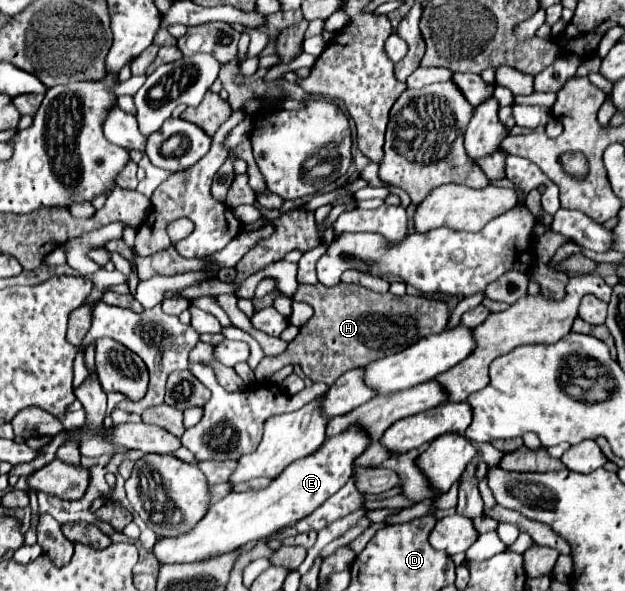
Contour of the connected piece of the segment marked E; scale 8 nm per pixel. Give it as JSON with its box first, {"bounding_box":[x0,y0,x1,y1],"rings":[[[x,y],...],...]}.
{"bounding_box":[151,427,367,565],"rings":[[[351,427],[347,429],[347,433],[327,439],[313,455],[291,463],[279,477],[273,479],[269,487],[245,493],[231,491],[225,499],[209,507],[207,515],[191,531],[177,537],[161,537],[153,545],[151,553],[161,565],[197,563],[223,553],[231,553],[249,541],[291,527],[299,519],[313,513],[347,483],[347,479],[353,475],[353,461],[365,451],[367,445],[367,435],[361,429]]]}

